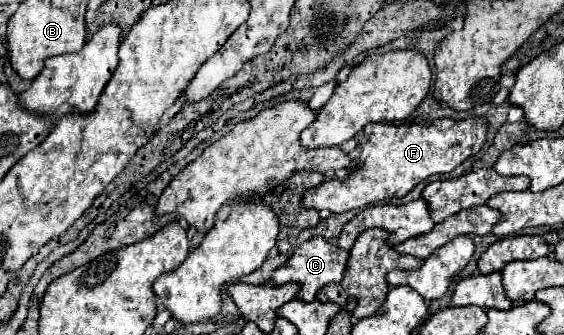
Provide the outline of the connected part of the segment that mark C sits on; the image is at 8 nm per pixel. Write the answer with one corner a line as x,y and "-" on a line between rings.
315,236
315,238
307,240
305,244
301,244
283,268
273,272
271,282
277,284
277,286
283,286
287,282
299,282
301,284
299,298
309,302
309,300
313,300
317,296
317,292
323,286
343,280
343,276
347,272
347,262
349,262
349,252
347,250
343,250
339,246
331,246
323,236

